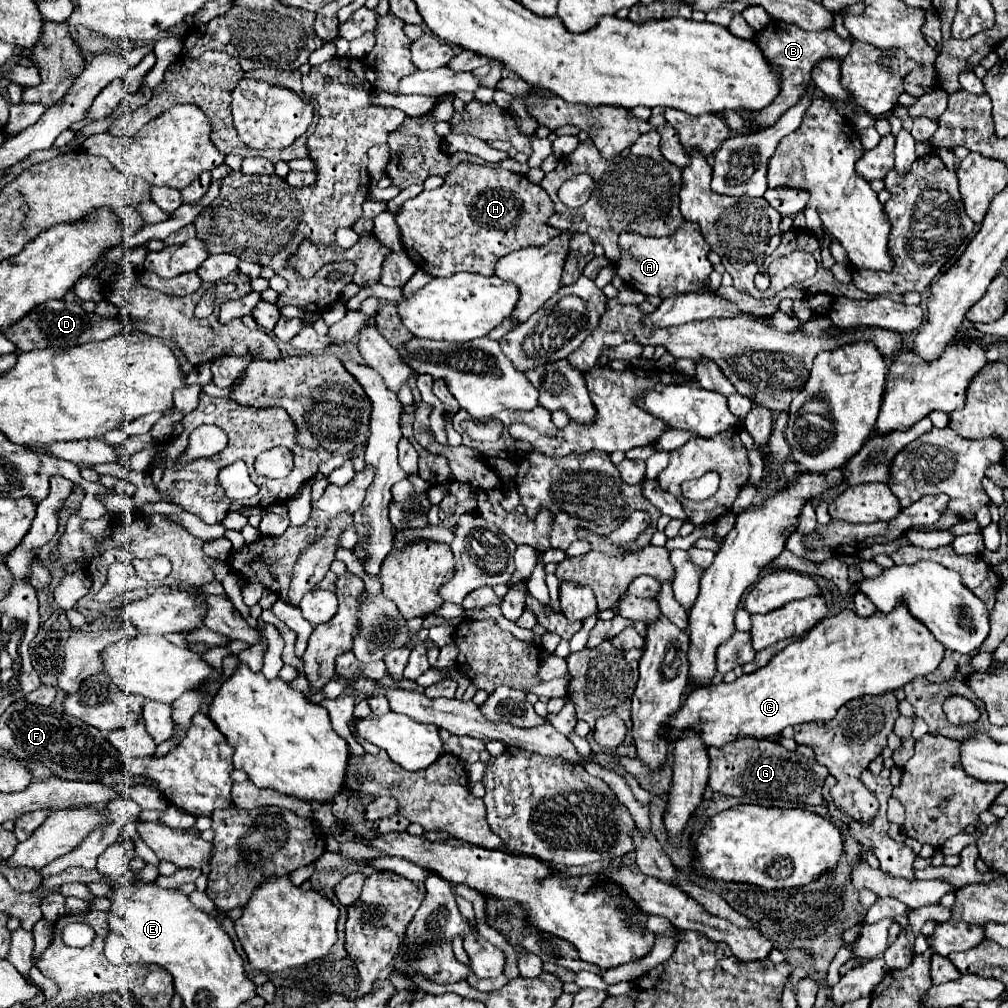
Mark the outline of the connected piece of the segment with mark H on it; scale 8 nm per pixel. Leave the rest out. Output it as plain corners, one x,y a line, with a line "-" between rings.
463,161
453,171
461,169
467,171
463,181
449,181
453,175
447,175
439,189
421,191
417,197
405,201
401,211
395,215
409,259
425,273
431,273
433,277
449,277
457,271
493,275
497,261
507,253
529,245
545,245
549,239
561,235
557,227
549,225
549,219
555,213
555,205
541,185
531,183
525,175
517,175
501,167
491,169

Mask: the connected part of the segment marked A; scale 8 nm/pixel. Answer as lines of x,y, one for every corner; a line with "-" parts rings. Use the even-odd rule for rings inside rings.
685,223
673,237
665,239
621,233
619,245
623,249
623,259
617,265
617,275
641,293
653,293
661,297
661,293
699,293
707,289
705,279
713,273
713,263
707,259
711,247
705,243
705,237
697,223

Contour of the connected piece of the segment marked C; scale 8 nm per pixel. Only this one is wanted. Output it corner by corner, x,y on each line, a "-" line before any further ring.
897,603
897,607
891,613
877,611
871,617
859,617
853,609
843,609
839,615
819,621
799,641
789,643
773,657
769,665
761,667
759,671
741,675
733,683
709,685
689,693
685,703
669,723
671,737
677,739
681,737
683,729
691,727
693,723
703,723
701,727
703,743
707,747
709,745
723,747
725,743
741,735
765,739
769,735
779,735
789,725
799,725
809,721
831,721
837,709
845,705
849,699
861,695
883,695
887,691
903,689
915,677
925,677
933,673
939,667
943,653
945,647
933,637
933,633
929,633
929,629
919,619
911,615
905,603

